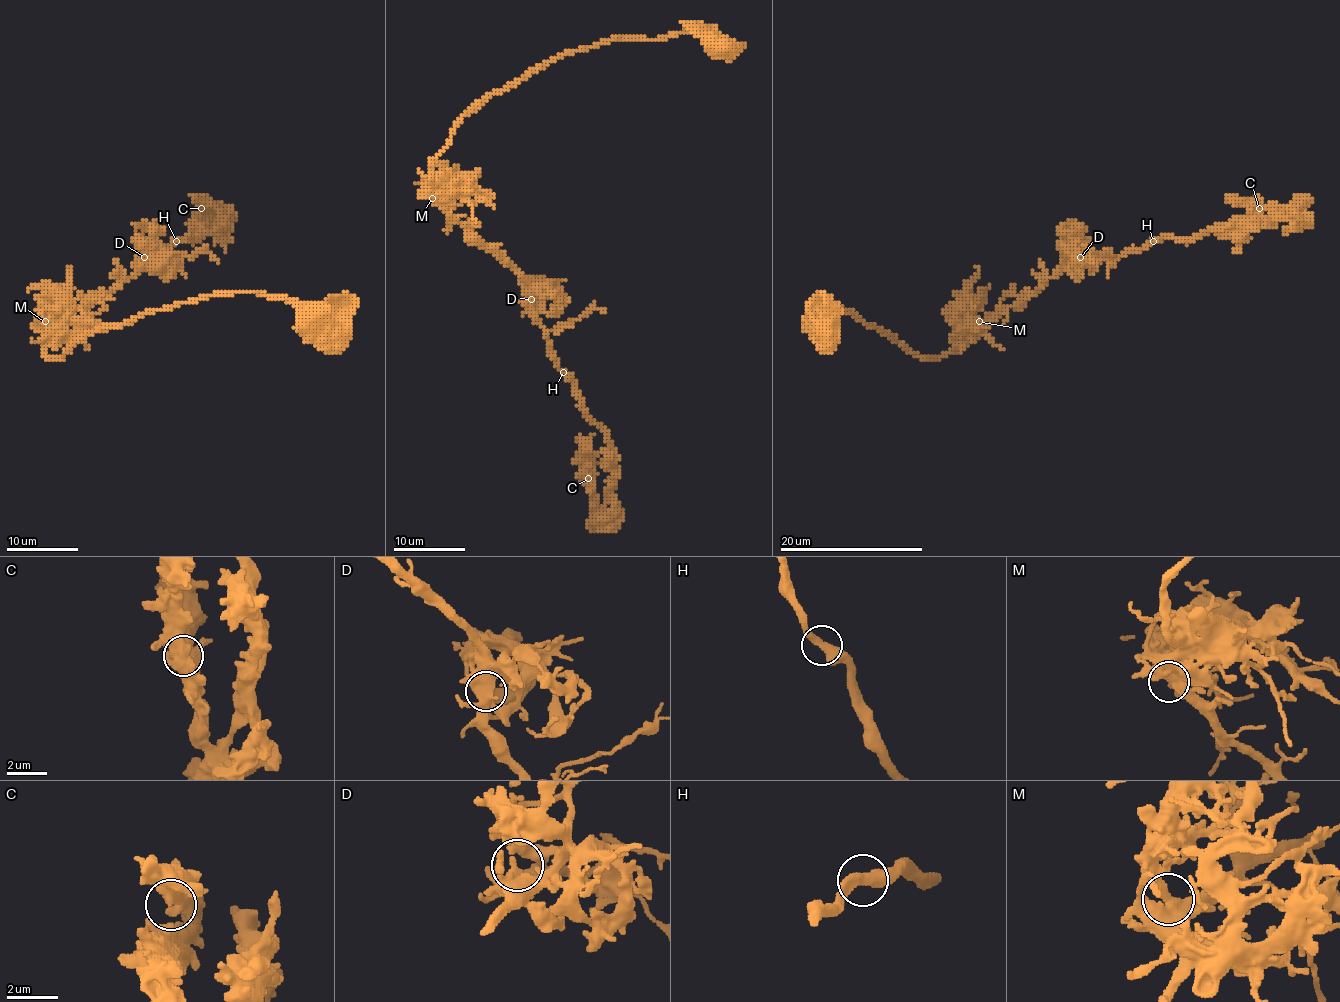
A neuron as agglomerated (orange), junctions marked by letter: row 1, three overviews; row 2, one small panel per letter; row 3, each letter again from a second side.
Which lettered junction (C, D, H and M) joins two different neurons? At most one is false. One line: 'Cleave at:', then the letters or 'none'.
Cleave at: none

